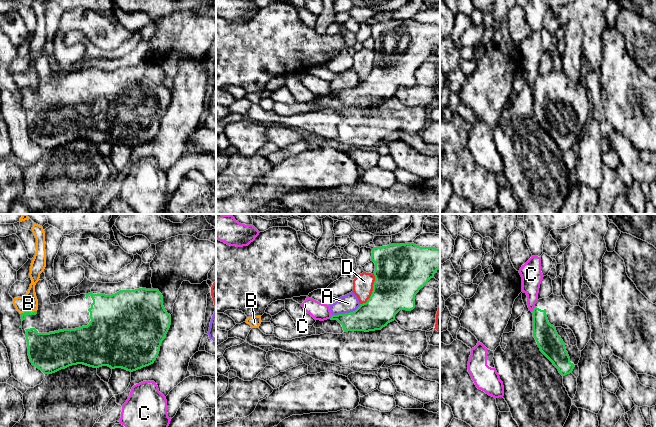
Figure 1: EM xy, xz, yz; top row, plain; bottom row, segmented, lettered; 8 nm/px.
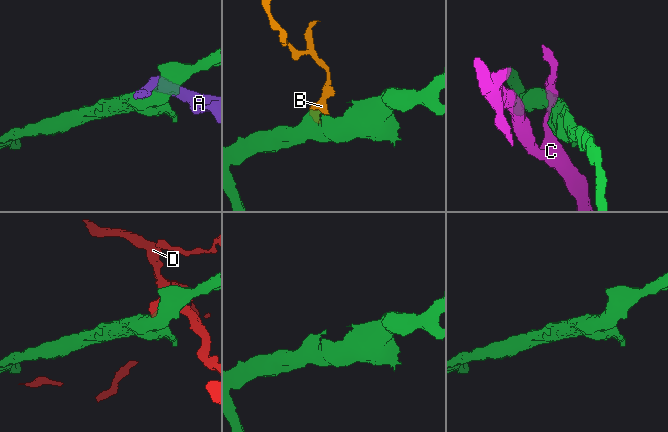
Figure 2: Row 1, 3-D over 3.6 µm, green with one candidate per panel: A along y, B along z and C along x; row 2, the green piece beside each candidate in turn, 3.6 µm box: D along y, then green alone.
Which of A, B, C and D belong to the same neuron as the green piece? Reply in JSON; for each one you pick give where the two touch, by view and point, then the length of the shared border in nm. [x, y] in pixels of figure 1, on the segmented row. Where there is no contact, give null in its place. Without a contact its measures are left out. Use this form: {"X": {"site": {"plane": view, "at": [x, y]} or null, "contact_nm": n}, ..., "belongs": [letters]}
{"belongs": []}

